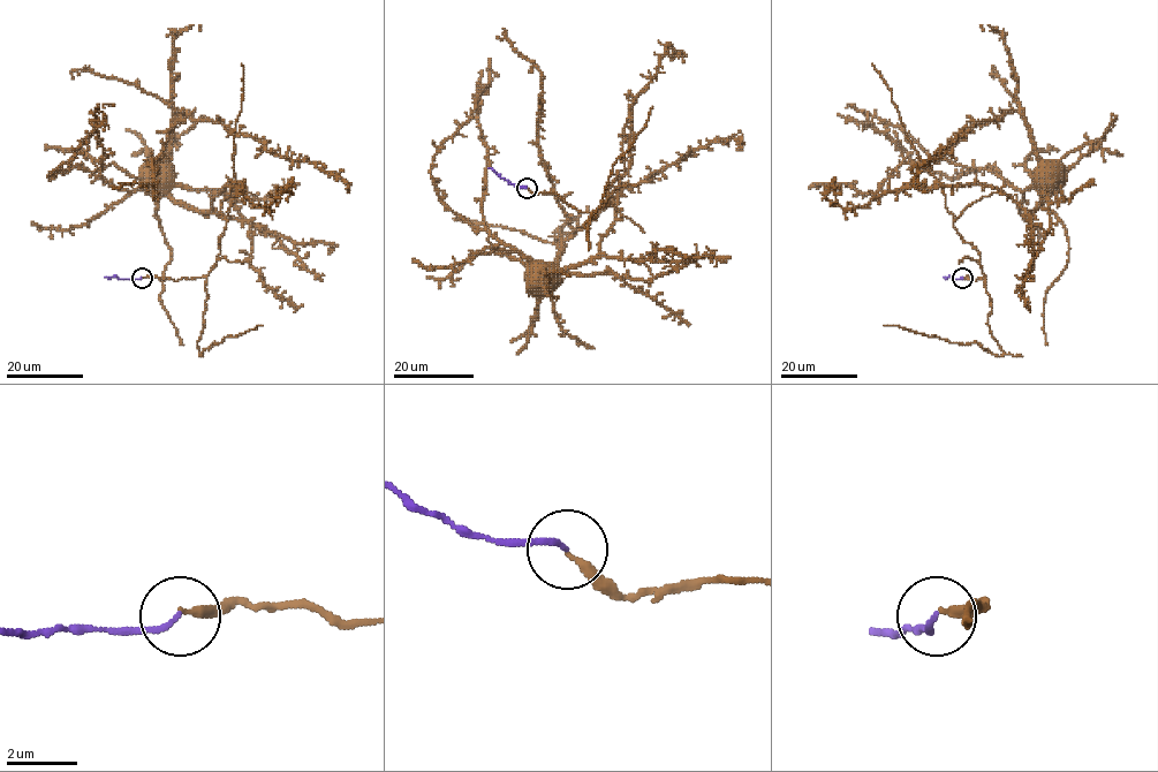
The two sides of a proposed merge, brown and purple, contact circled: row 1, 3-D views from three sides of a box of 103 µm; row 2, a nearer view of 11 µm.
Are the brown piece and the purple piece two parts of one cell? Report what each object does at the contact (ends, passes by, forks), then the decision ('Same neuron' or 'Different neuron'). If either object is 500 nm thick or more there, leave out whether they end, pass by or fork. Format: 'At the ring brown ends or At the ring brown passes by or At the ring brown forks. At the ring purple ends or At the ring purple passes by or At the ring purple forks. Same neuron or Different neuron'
At the ring brown ends. At the ring purple ends. Same neuron

